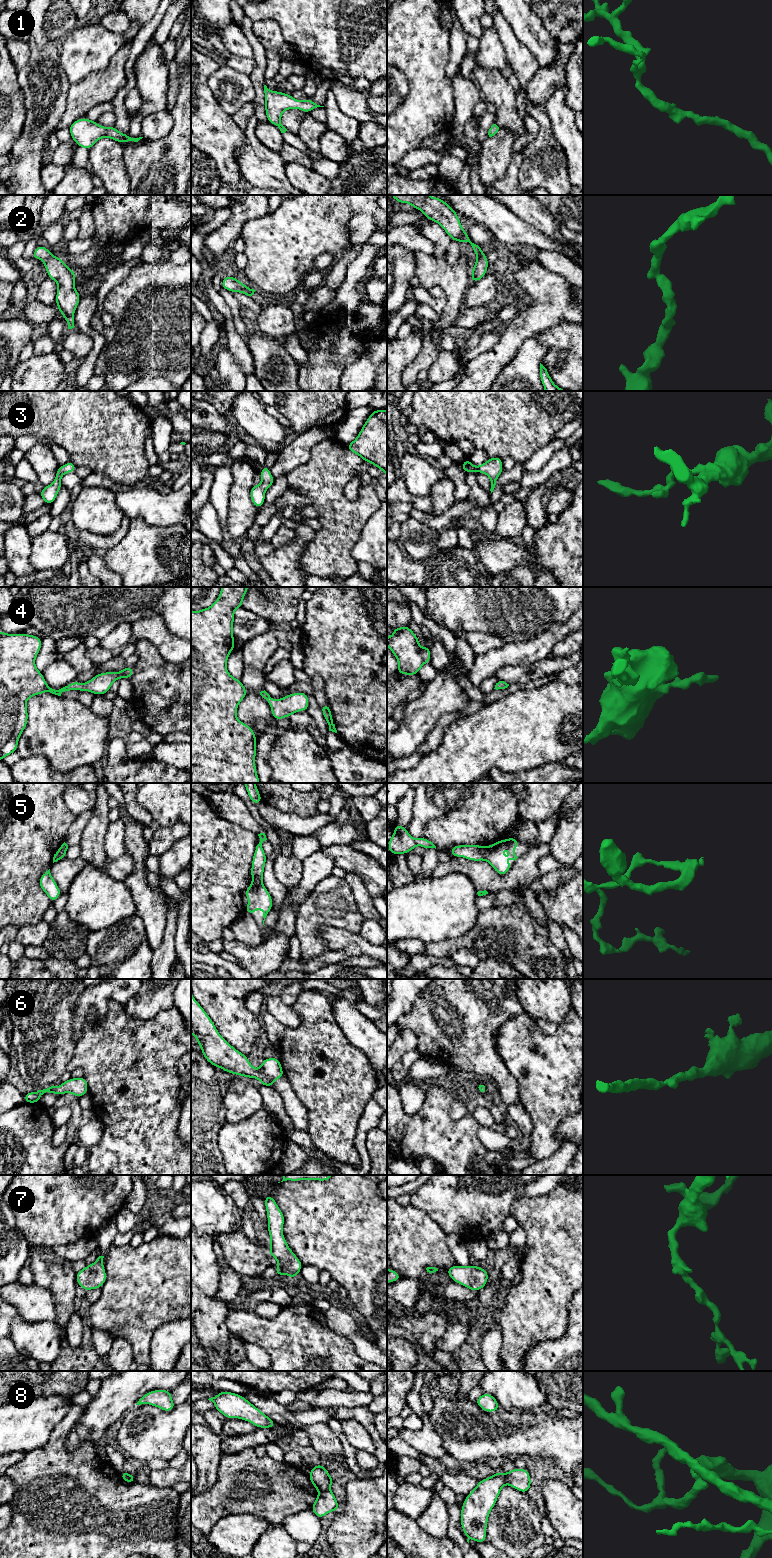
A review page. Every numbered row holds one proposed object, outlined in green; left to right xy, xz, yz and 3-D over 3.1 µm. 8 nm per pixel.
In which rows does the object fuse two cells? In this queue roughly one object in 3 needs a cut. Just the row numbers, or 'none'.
8

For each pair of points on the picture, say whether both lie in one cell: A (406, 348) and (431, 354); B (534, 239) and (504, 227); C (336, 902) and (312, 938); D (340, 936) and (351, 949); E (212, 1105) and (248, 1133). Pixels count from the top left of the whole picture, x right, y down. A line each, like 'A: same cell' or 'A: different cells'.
A: different cells
B: same cell
C: same cell
D: different cells
E: different cells

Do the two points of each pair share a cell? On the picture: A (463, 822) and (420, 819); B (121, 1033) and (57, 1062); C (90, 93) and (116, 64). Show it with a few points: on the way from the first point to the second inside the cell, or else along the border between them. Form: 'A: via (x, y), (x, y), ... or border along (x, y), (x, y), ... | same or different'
A: border along (451, 811), (432, 818), (426, 824), (422, 836) | different
B: border along (76, 1042), (73, 1056), (67, 1064), (67, 1068) | different
C: via (97, 86), (112, 71) | same

